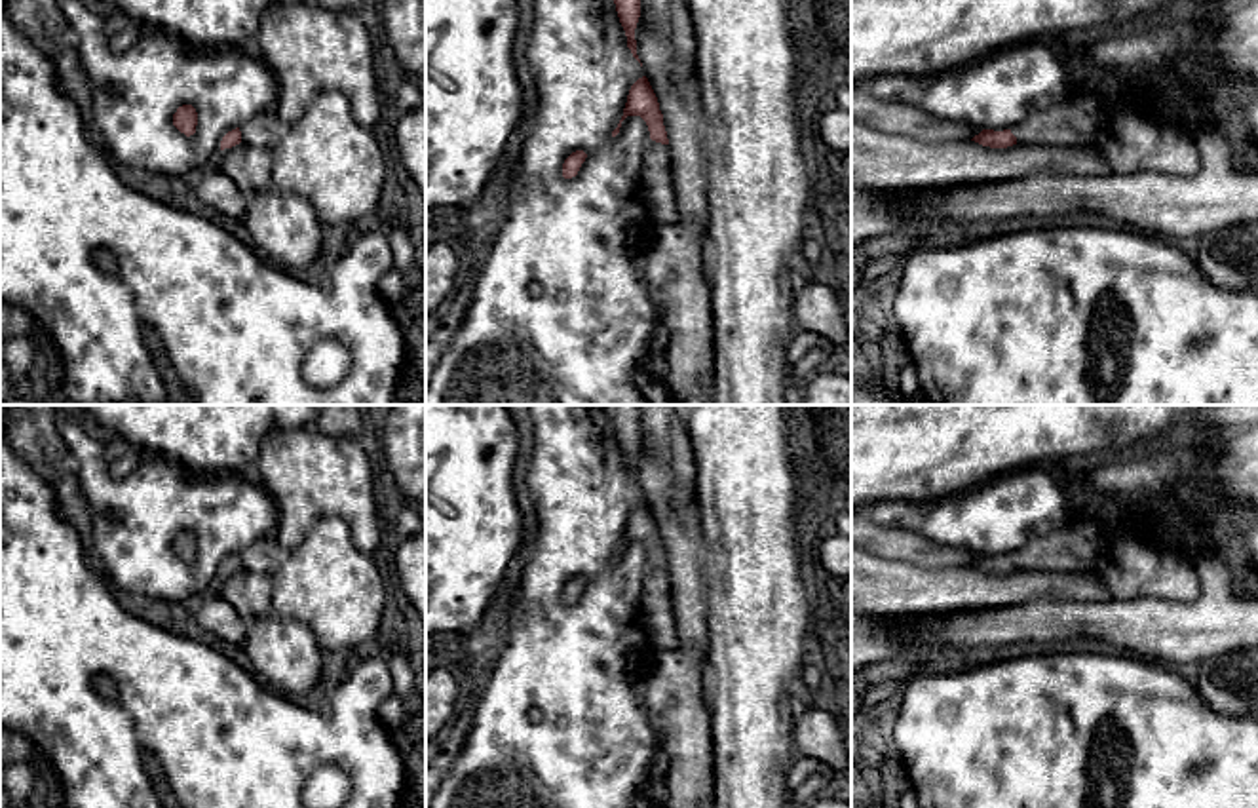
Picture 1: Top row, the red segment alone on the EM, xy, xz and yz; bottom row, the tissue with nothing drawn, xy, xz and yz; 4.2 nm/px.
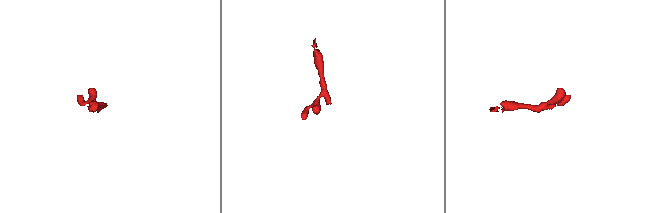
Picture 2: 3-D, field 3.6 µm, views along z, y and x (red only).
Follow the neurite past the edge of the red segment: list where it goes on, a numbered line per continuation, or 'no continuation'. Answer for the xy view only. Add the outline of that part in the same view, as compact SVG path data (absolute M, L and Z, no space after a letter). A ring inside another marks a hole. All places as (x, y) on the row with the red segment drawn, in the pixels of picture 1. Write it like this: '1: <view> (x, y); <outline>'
no continuation

